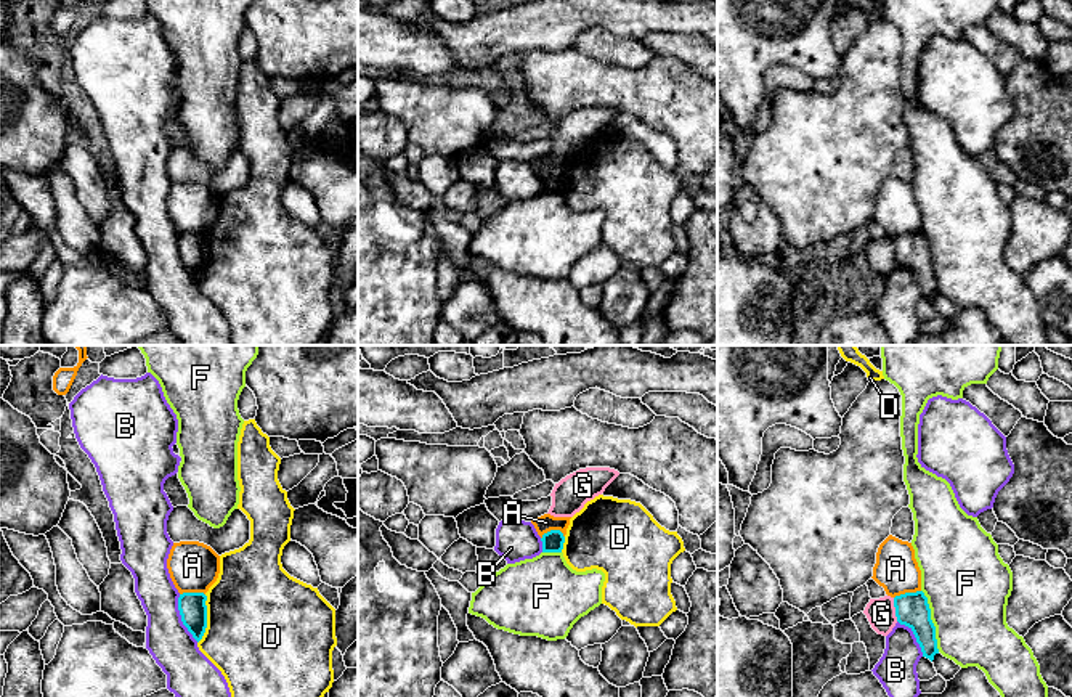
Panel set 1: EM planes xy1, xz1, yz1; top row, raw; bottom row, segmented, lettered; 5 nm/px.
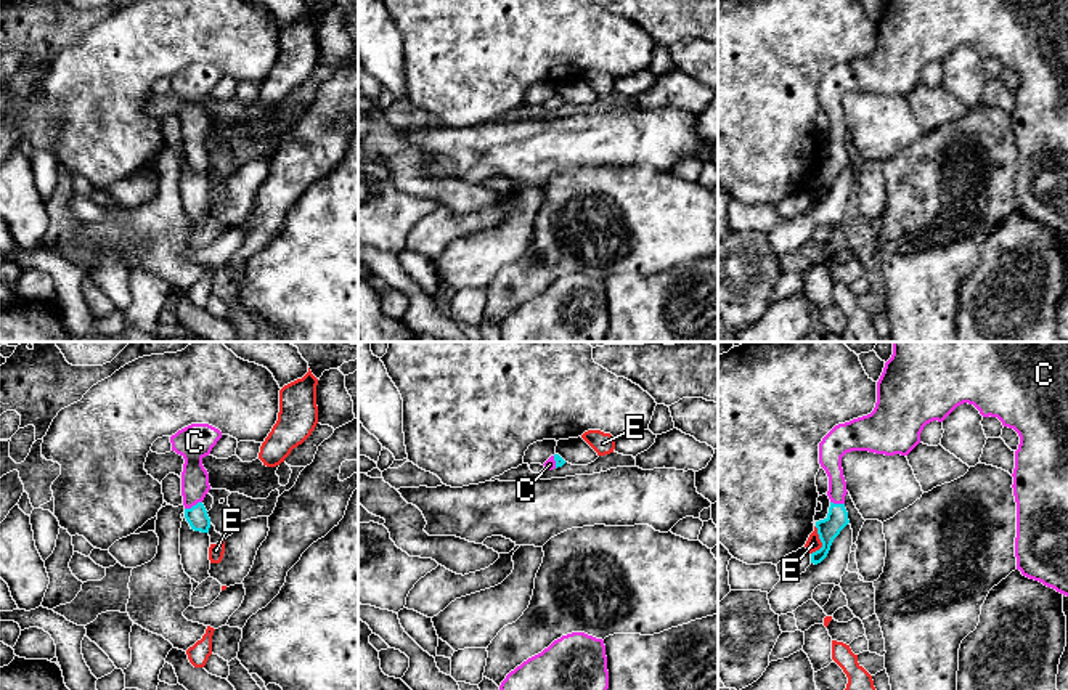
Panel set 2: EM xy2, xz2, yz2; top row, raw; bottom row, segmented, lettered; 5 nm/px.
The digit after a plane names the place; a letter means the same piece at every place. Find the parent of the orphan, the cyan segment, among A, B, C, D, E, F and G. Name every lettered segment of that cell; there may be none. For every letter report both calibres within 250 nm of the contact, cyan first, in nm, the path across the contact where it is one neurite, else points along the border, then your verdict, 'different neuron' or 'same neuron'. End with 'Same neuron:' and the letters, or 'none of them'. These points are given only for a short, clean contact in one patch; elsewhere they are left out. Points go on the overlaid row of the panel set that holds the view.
A: 110 nm thick on the cyan side, 90 nm on the other; border along xz1 (564, 533), (548, 530), (541, 538); different neuron
B: 140 nm thick on the cyan side, 220 nm on the other; different neuron
C: 110 nm thick on the cyan side, 140 nm on the other; runs through xy2 (198, 519), (193, 506), (195, 480); same neuron
D: 140 nm thick on the cyan side, 500 nm on the other; different neuron
E: 110 nm thick on the cyan side, 70 nm on the other; border along yz2 (815, 527), (821, 546), (811, 554); different neuron
F: 170 nm thick on the cyan side, 420 nm on the other; different neuron
G: 170 nm thick on the cyan side, 140 nm on the other; different neuron
Same neuron: C

